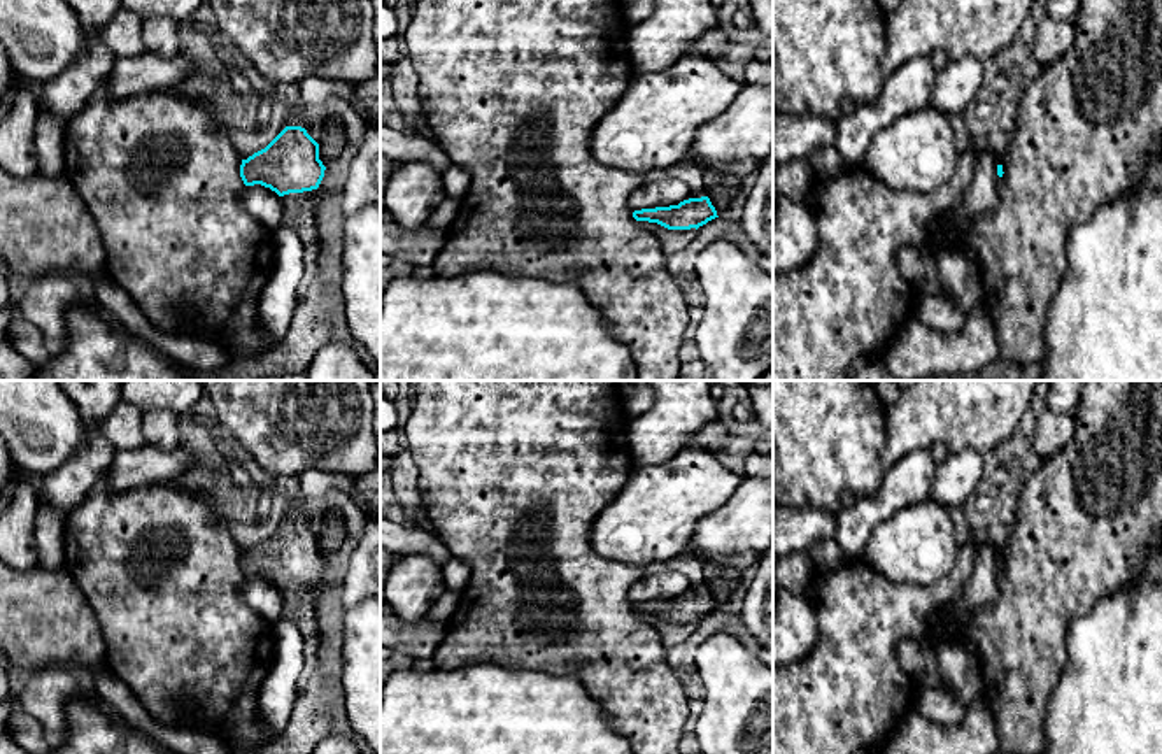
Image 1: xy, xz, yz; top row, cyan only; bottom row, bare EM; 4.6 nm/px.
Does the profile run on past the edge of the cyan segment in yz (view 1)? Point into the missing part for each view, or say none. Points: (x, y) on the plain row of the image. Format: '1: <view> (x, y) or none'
1: none

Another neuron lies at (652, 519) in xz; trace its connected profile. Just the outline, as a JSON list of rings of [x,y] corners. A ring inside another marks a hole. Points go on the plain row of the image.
[[[687,447],[659,465],[638,465],[620,493],[603,509],[591,528],[594,551],[613,561],[659,566],[689,551],[698,523],[722,507],[745,475],[724,466],[715,454]]]

